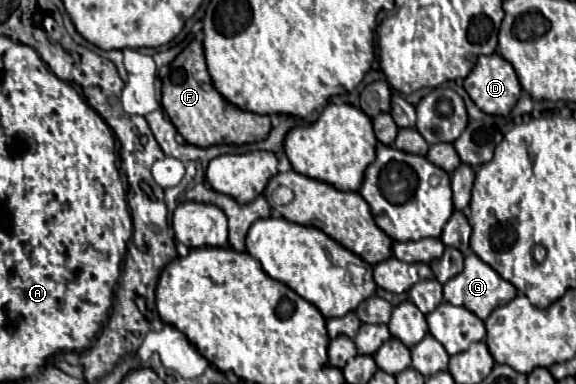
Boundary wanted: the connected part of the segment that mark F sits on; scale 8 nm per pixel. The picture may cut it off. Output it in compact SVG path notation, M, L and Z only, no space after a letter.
M190 42L170 64L170 76L162 80L162 106L176 126L176 130L184 136L186 142L194 146L212 146L212 144L246 144L256 142L268 136L270 132L270 116L254 114L232 106L212 84L212 78L206 68L204 46L202 42Z

